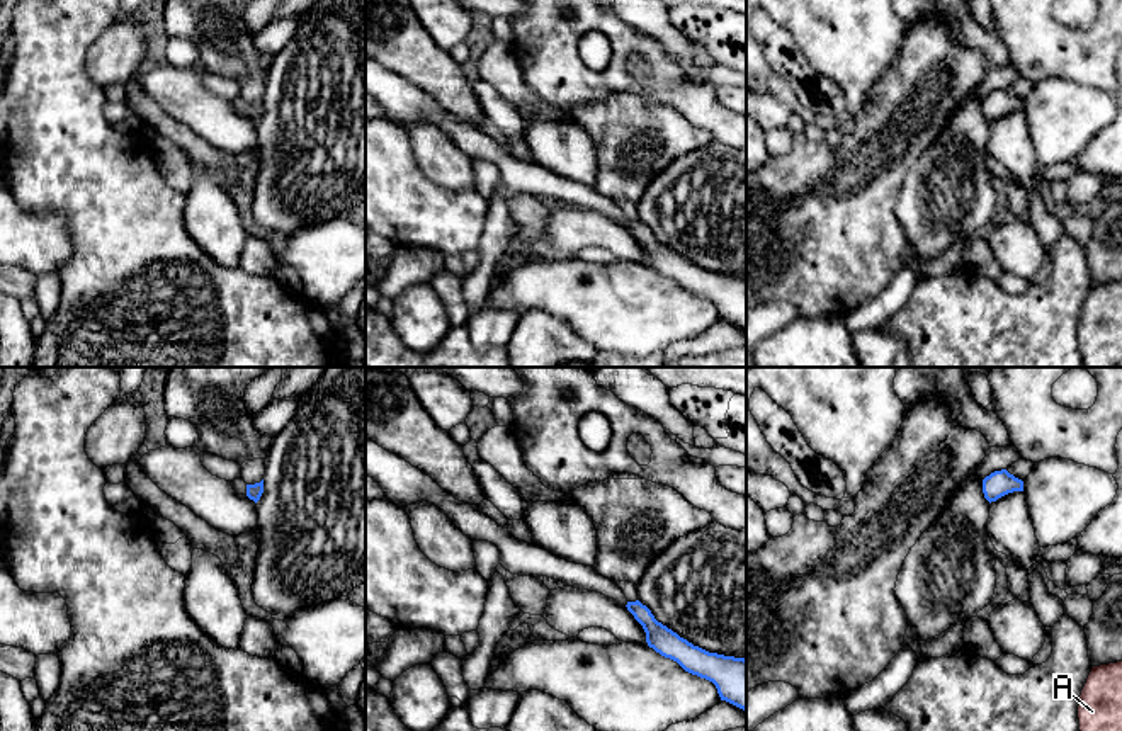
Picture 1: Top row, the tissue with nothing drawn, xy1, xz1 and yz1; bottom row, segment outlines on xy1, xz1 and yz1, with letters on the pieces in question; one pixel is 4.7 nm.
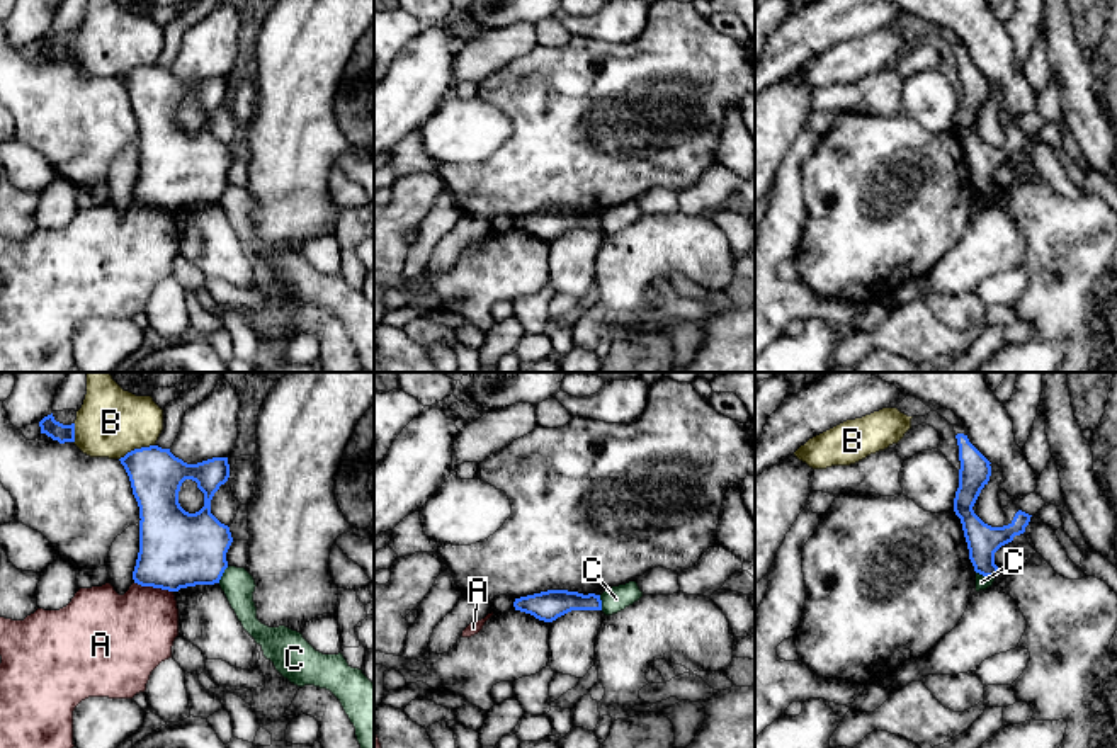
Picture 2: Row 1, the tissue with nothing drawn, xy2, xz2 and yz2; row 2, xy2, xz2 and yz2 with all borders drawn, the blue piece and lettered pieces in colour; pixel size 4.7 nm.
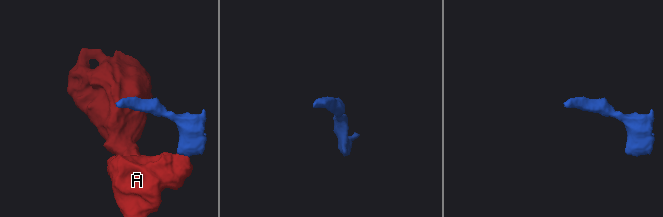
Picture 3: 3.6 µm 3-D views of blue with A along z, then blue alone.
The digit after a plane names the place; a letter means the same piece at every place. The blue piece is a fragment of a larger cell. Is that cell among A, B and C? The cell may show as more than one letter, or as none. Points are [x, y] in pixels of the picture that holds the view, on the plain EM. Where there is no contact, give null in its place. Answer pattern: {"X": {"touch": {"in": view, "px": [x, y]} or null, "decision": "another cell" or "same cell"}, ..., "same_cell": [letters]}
{"A": {"touch": {"in": "xy2", "px": [153, 206]}, "decision": "another cell"}, "B": {"touch": {"in": "xy2", "px": [136, 68]}, "decision": "another cell"}, "C": {"touch": {"in": "yz2", "px": [985, 194]}, "decision": "another cell"}, "same_cell": []}

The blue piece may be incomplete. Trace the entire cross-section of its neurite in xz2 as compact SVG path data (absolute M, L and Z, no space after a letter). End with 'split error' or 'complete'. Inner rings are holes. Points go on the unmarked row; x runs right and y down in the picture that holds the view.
M547 209L515 218L515 230L534 235L539 240L553 241L571 230L602 230L600 214L568 209Z; complete

